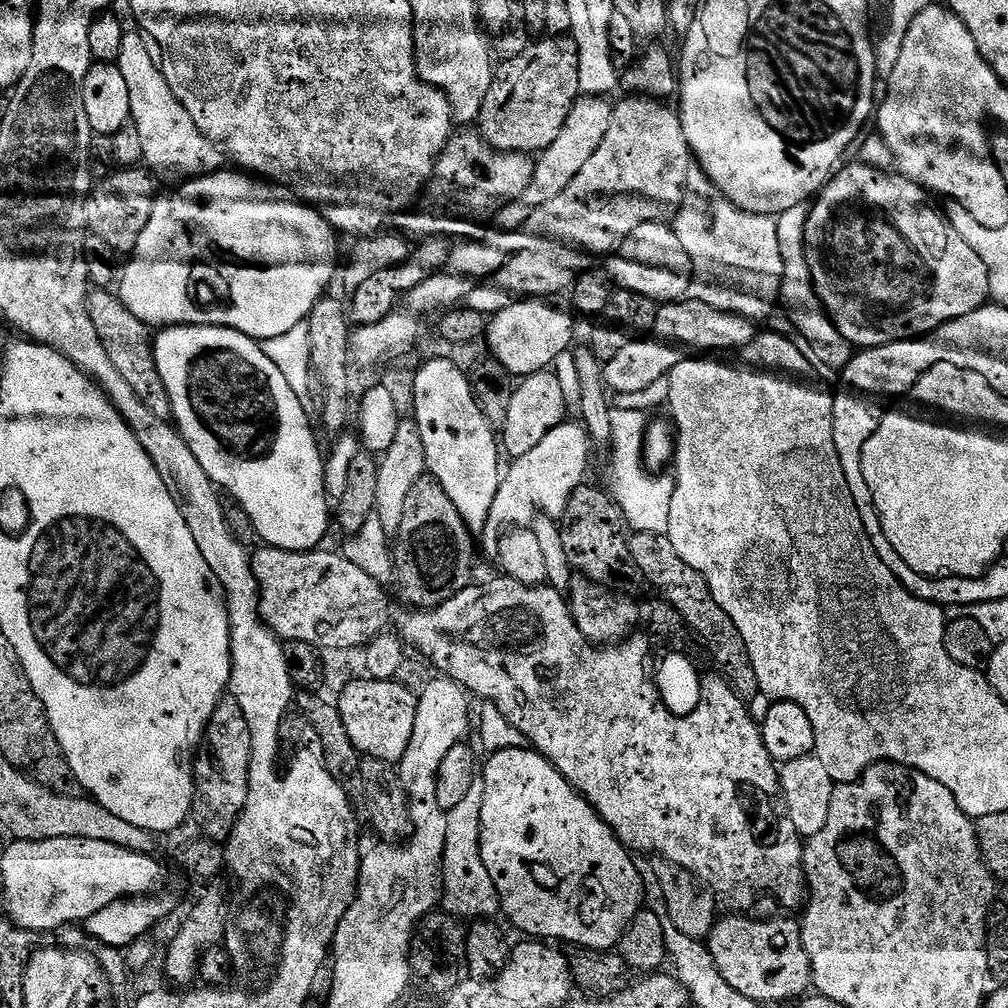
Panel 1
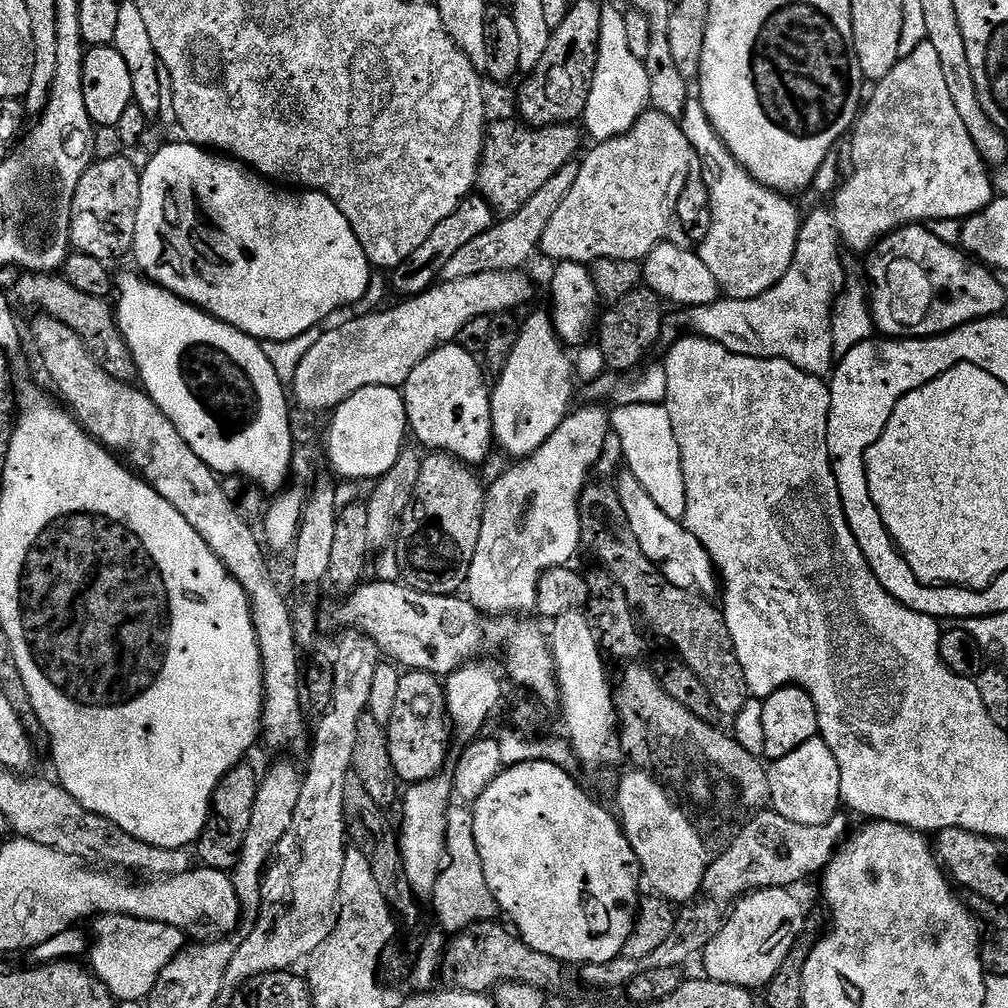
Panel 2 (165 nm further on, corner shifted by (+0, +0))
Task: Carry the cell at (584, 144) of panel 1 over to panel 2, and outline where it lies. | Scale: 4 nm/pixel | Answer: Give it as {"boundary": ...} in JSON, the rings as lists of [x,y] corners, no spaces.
{"boundary":[[[537,198],[512,216],[493,223],[490,230],[478,234],[474,242],[466,242],[466,246],[462,246],[462,250],[458,250],[454,258],[450,258],[450,262],[444,267],[442,273],[443,279],[457,280],[458,278],[470,278],[474,274],[523,269],[524,263],[540,248],[540,239],[548,225],[549,215],[550,204],[547,204],[544,198]]]}

